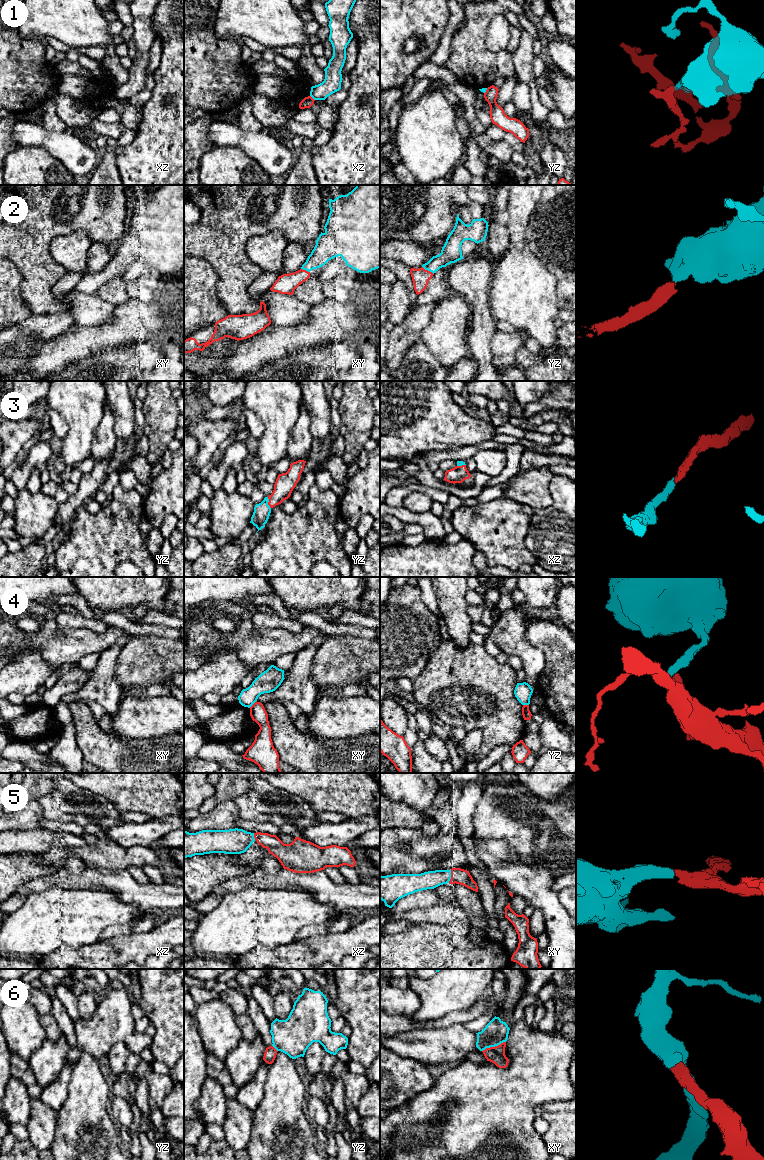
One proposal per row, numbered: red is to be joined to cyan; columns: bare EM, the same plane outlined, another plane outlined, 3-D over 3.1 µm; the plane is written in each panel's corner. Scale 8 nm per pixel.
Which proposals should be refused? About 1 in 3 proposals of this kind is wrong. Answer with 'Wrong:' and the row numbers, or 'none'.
Wrong: 1, 4

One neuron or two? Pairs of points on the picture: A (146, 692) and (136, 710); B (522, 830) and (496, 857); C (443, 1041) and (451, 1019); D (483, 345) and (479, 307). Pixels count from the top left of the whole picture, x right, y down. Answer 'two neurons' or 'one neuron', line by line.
A: two neurons
B: two neurons
C: two neurons
D: one neuron

